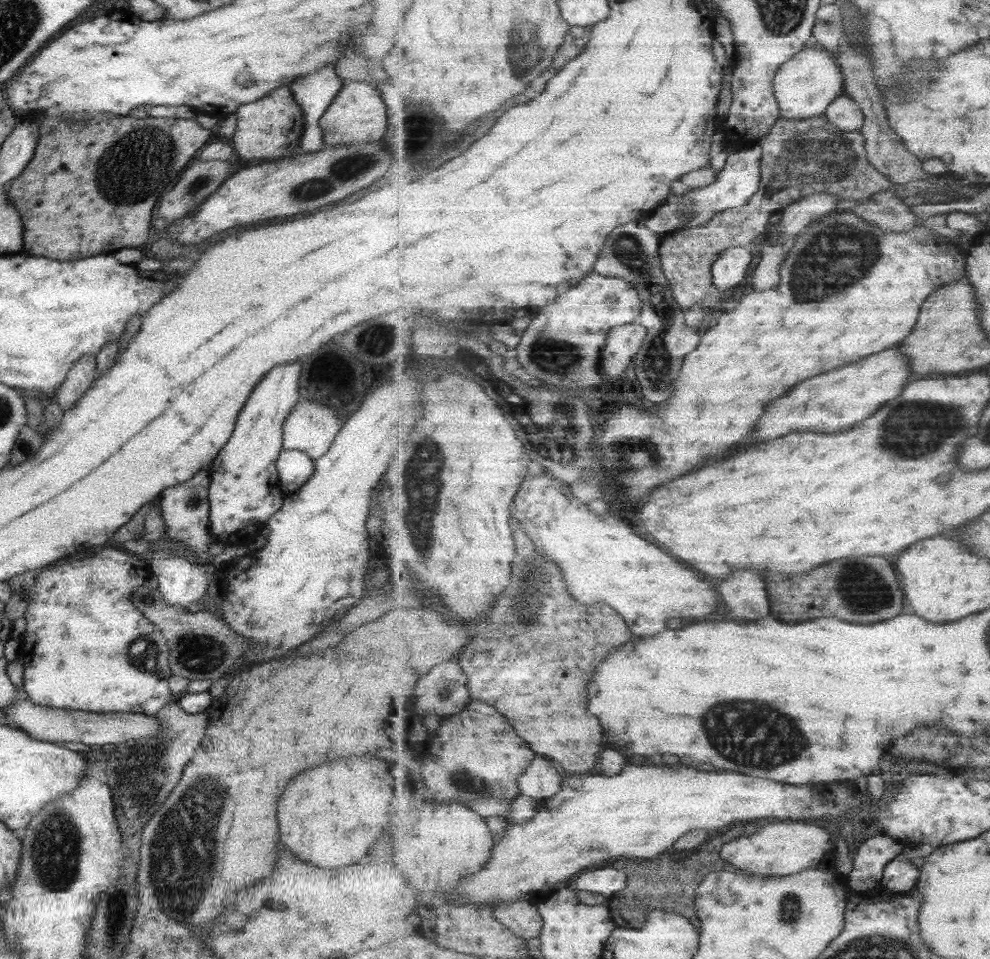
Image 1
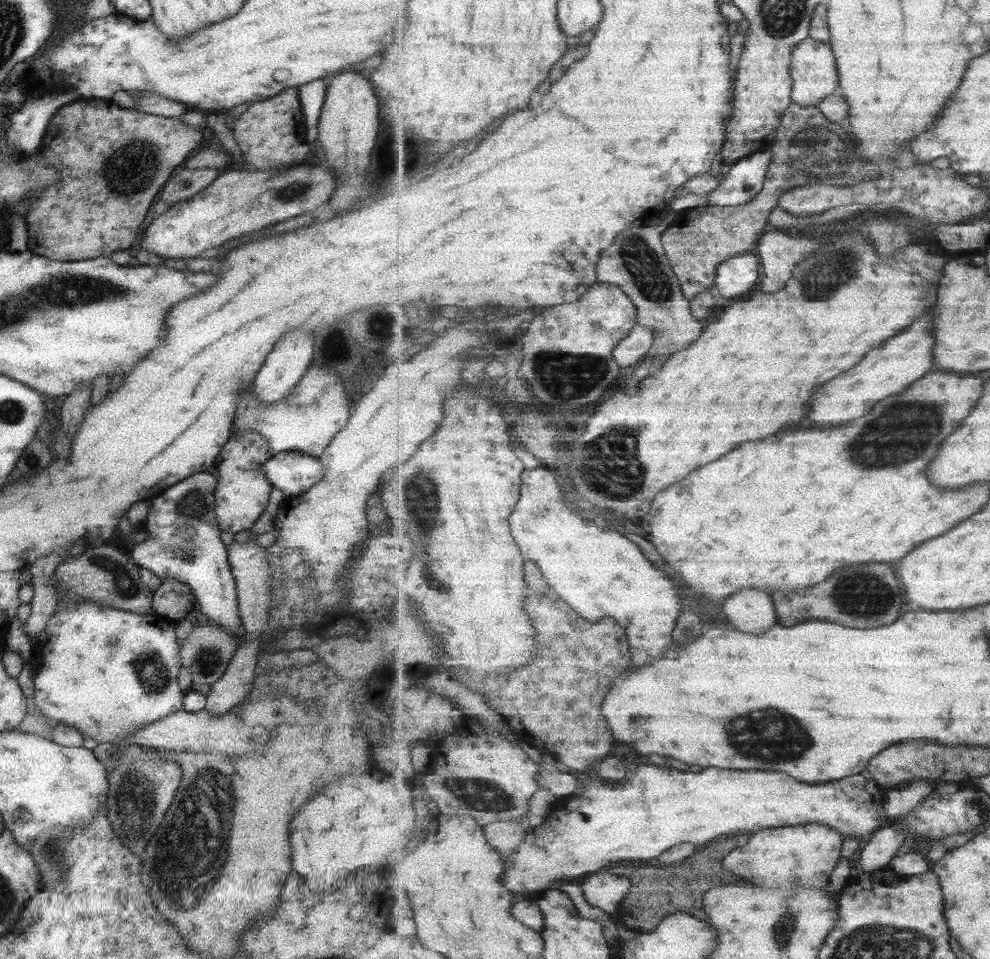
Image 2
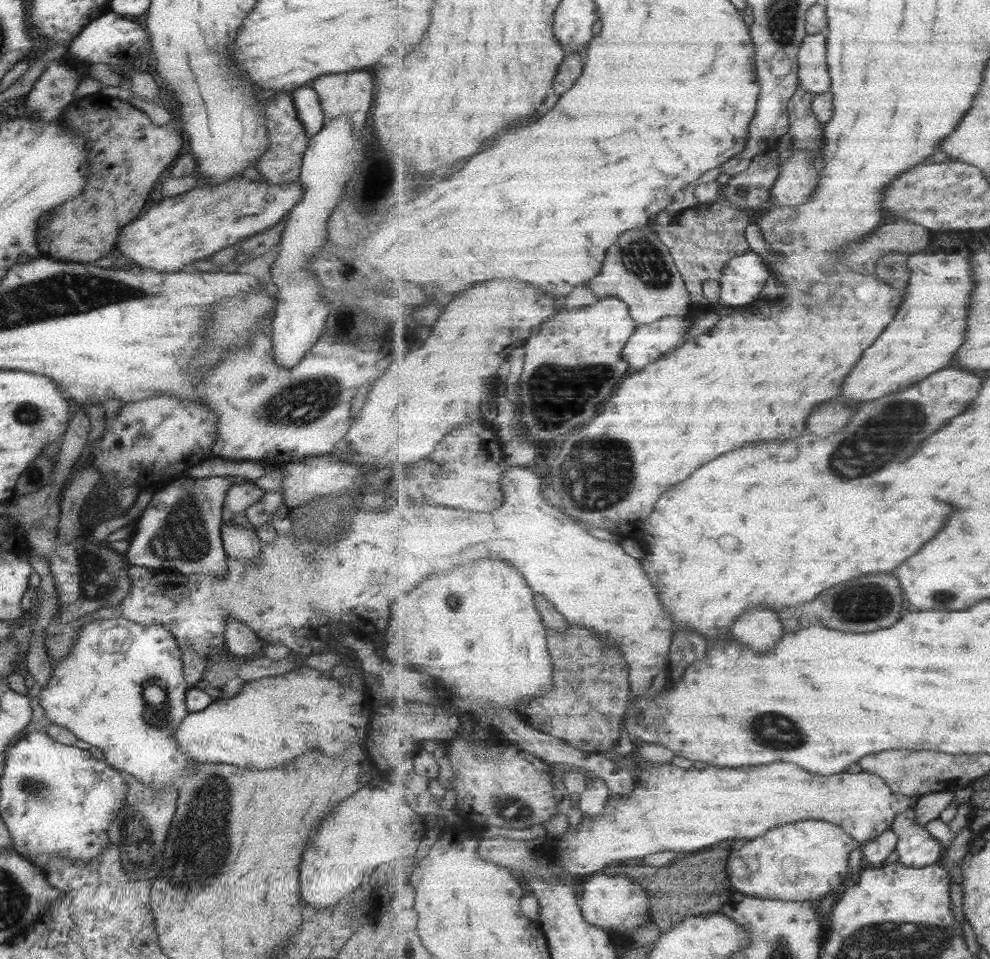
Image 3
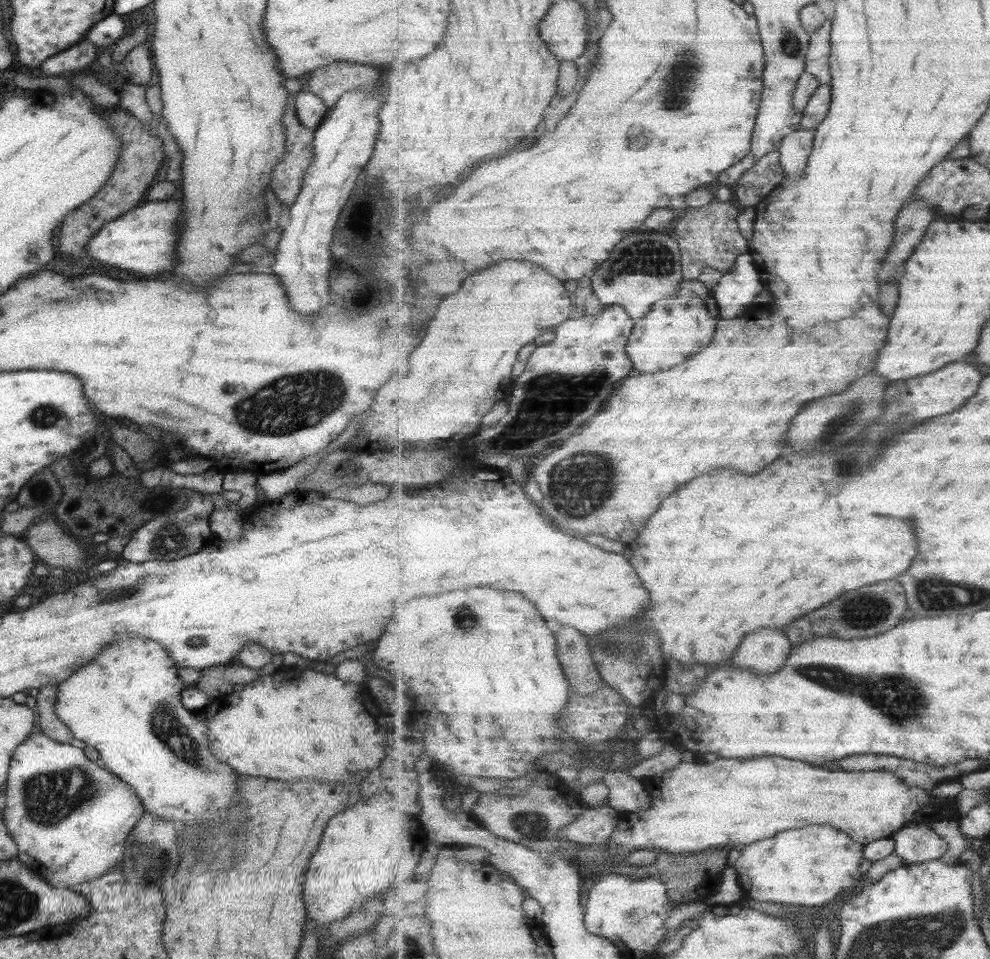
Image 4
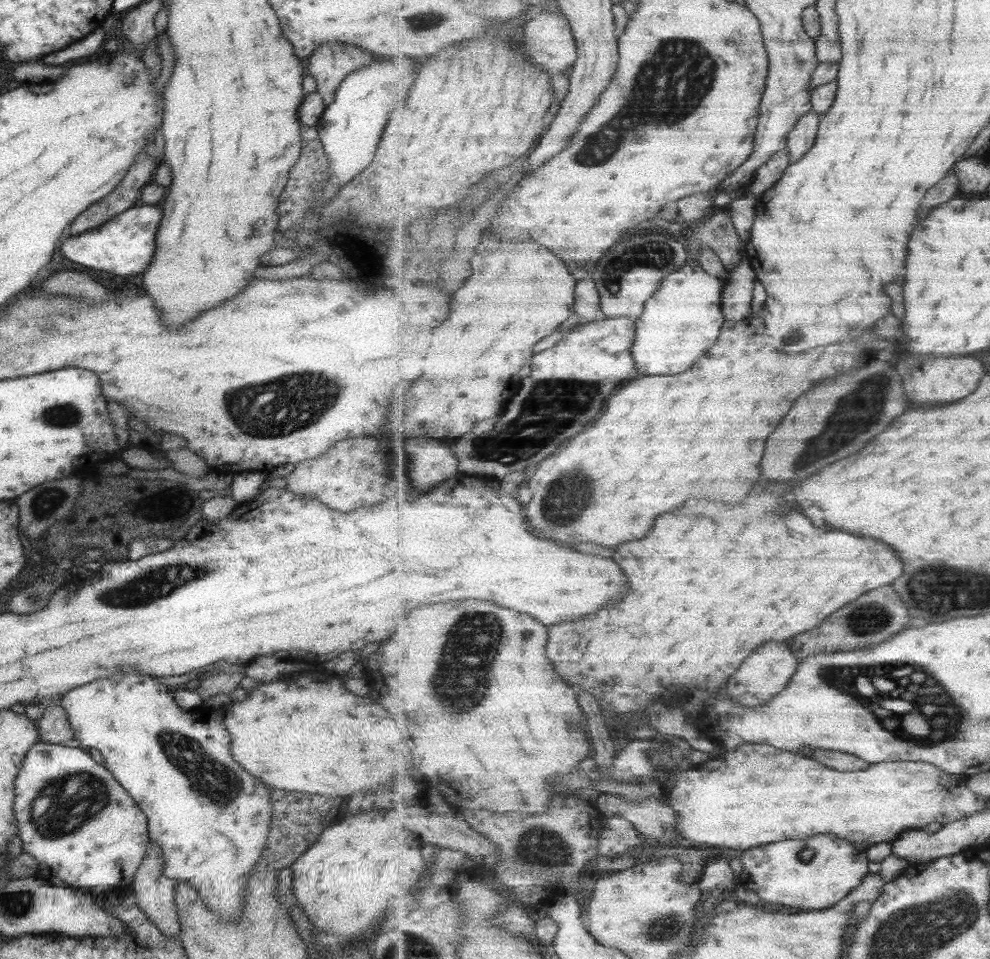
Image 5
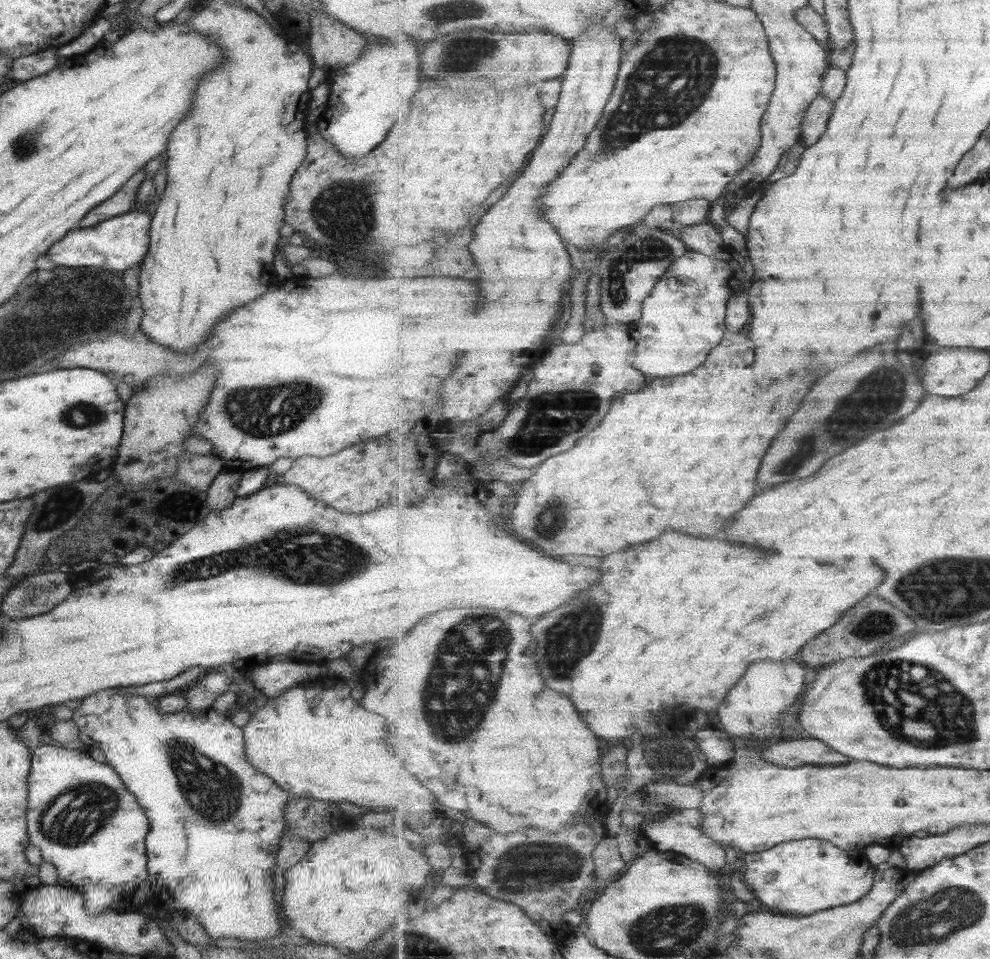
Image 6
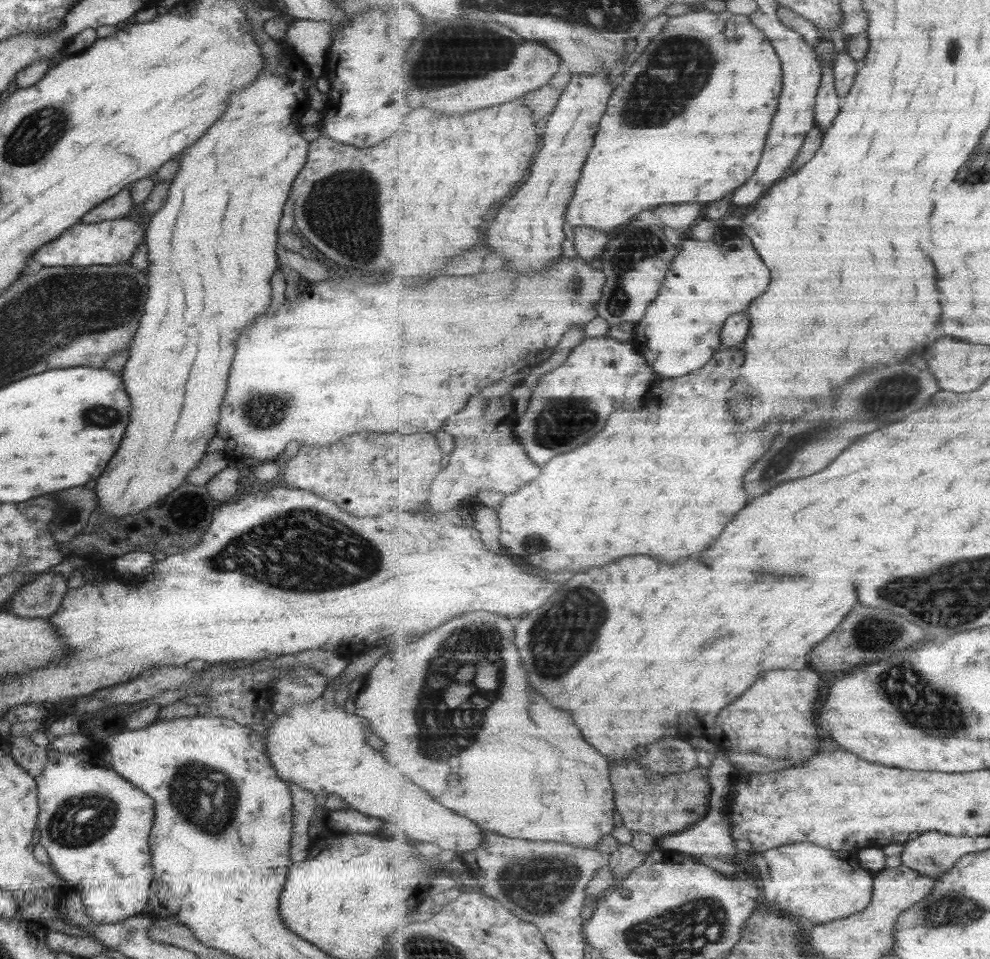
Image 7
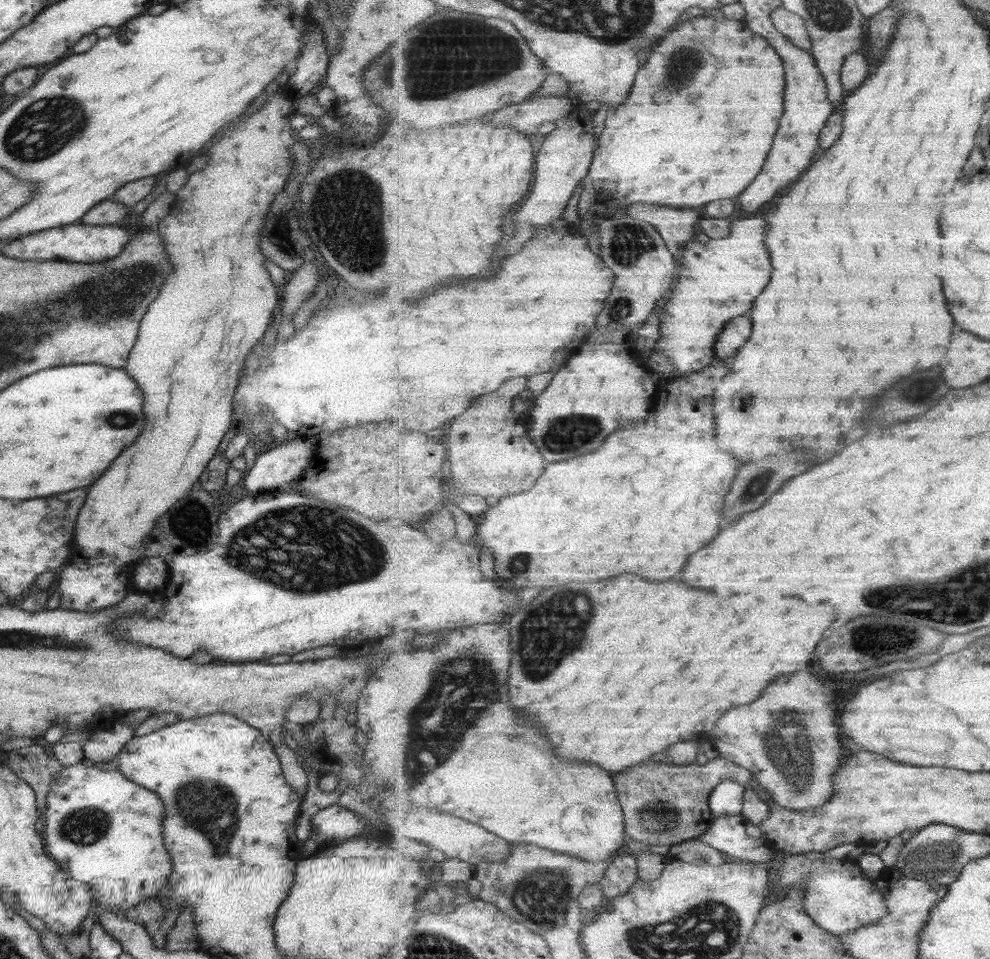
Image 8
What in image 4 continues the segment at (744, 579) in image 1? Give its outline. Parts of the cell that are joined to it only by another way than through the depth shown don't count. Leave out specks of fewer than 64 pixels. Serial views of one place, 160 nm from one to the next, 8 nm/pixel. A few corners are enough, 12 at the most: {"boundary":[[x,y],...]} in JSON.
{"boundary":[[785,630],[751,632],[733,666],[775,674],[793,646]]}

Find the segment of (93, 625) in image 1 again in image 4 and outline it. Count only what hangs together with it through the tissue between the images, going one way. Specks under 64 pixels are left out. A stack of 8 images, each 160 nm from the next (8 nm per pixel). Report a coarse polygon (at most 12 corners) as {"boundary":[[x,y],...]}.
{"boundary":[[156,642],[107,646],[55,714],[147,814],[205,828],[237,772]]}

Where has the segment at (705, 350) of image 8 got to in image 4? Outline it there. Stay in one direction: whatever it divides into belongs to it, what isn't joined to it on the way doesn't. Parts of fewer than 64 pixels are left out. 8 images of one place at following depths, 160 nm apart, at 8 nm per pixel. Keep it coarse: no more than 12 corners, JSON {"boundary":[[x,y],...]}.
{"boundary":[[683,280],[636,320],[636,373],[671,370],[711,344],[712,291]]}

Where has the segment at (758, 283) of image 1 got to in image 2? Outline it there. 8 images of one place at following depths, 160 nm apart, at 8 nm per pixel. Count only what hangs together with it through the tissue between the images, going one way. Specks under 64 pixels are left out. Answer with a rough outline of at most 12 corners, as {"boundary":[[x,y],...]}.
{"boundary":[[768,229],[757,242],[761,290],[777,292],[821,244]]}

